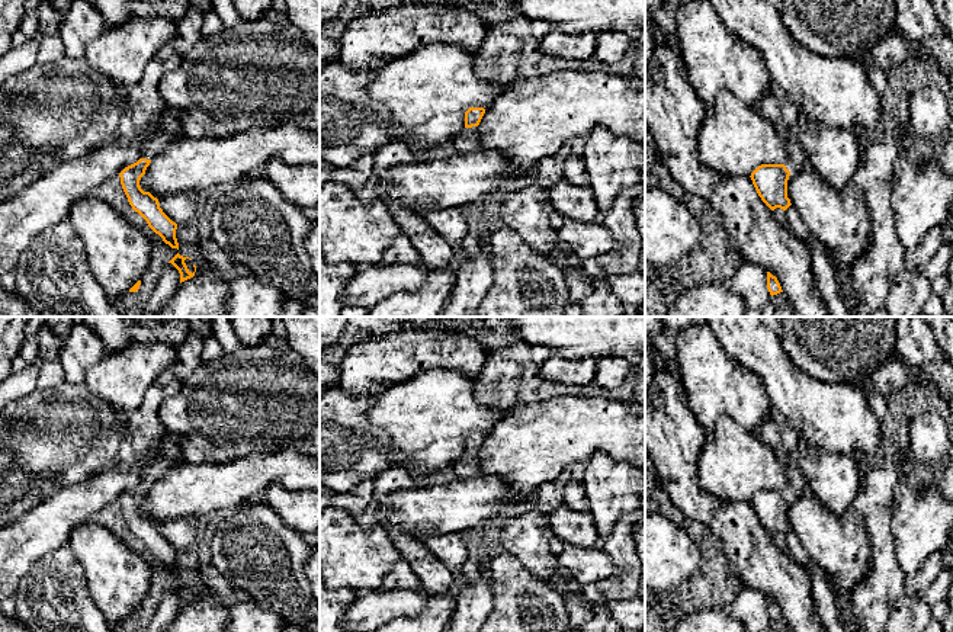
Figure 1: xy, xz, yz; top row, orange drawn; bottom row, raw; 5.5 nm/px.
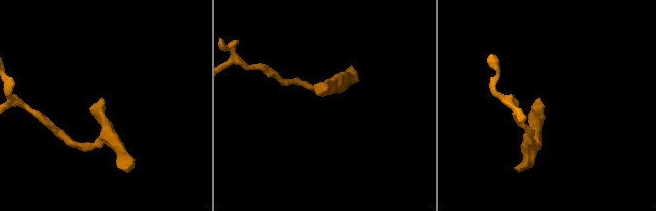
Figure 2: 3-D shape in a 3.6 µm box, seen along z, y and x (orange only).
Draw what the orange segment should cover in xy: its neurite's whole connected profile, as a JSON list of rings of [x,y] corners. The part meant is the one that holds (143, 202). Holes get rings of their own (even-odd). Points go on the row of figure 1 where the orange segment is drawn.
[[[171,42],[158,49],[155,58],[147,64],[141,80],[131,89],[115,134],[116,141],[125,147],[131,145],[139,135],[150,137],[141,145],[139,160],[119,173],[121,185],[132,209],[147,221],[148,227],[166,244],[177,250],[177,224],[163,212],[157,198],[141,189],[139,180],[151,160],[171,144],[171,137],[157,128],[157,122],[167,108],[160,96],[158,84],[161,77],[179,68],[180,62],[182,55],[173,48]]]

